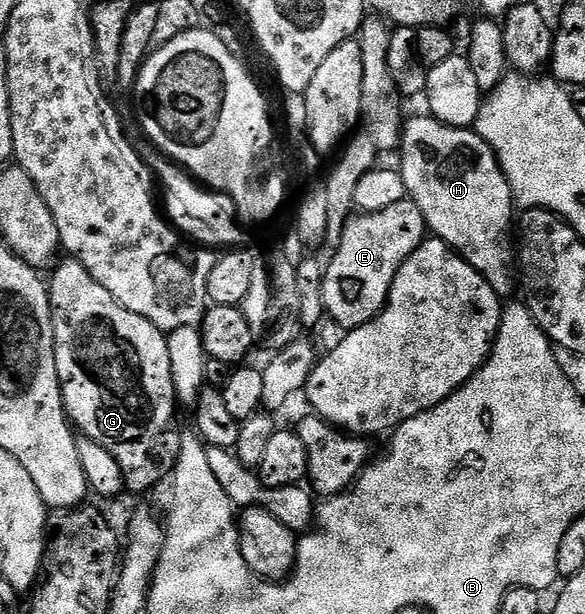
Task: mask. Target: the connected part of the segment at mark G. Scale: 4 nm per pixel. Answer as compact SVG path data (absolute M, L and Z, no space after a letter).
M70 257L64 260L50 272L51 279L49 275L55 360L57 377L63 384L63 408L72 428L79 435L97 441L97 445L113 453L113 461L121 465L123 486L128 492L149 491L170 476L179 456L181 427L175 424L177 402L170 369L168 336L145 317L129 313L129 309L121 306L113 293L105 289L105 285L97 285L97 281L93 281L91 274L77 260Z

